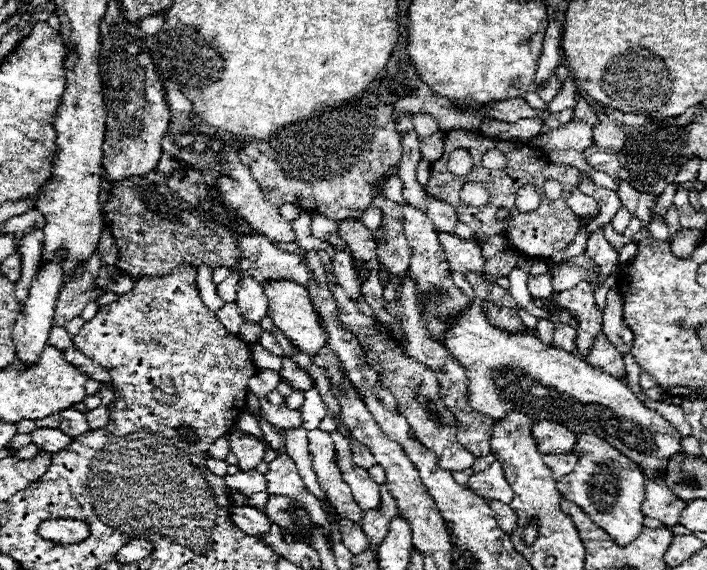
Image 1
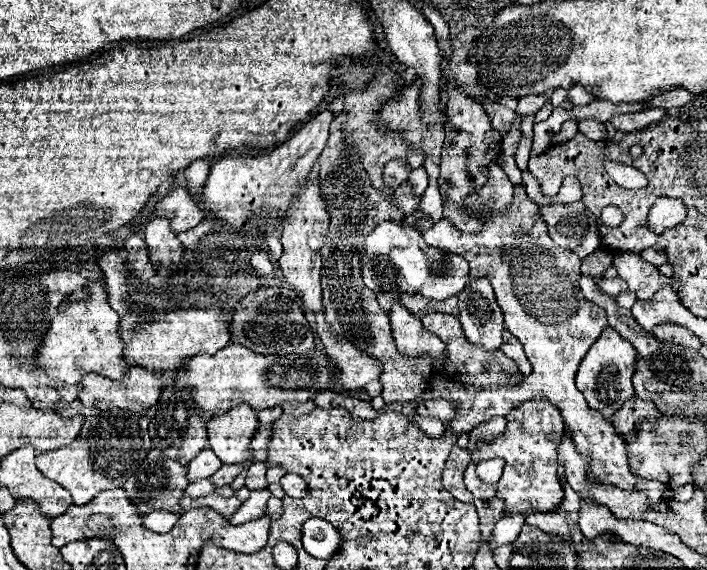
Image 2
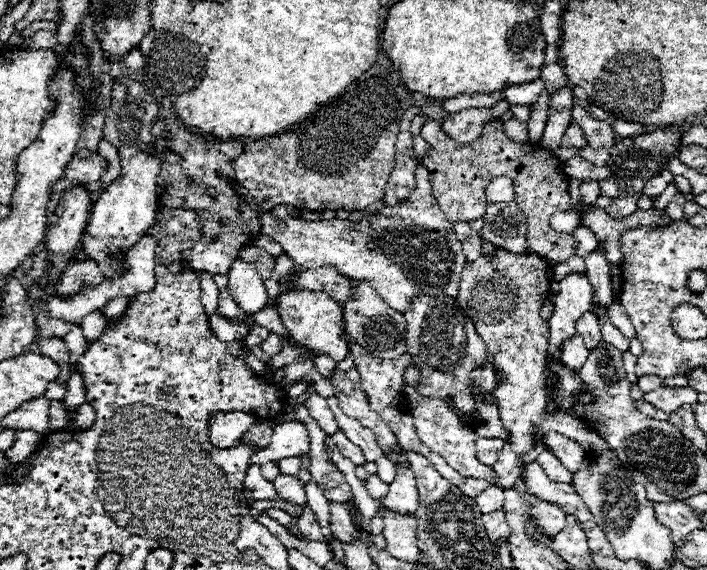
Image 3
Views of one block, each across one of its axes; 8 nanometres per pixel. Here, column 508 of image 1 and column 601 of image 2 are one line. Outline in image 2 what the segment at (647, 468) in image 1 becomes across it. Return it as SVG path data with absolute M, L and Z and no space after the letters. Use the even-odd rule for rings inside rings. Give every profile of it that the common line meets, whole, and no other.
M608 328L600 334L600 338L592 344L588 354L580 362L580 368L578 368L578 374L576 374L576 388L584 394L588 406L592 410L598 410L606 418L610 418L622 408L622 404L626 400L634 398L634 392L632 392L634 364L636 364L634 346L628 340L620 338L618 332Z

